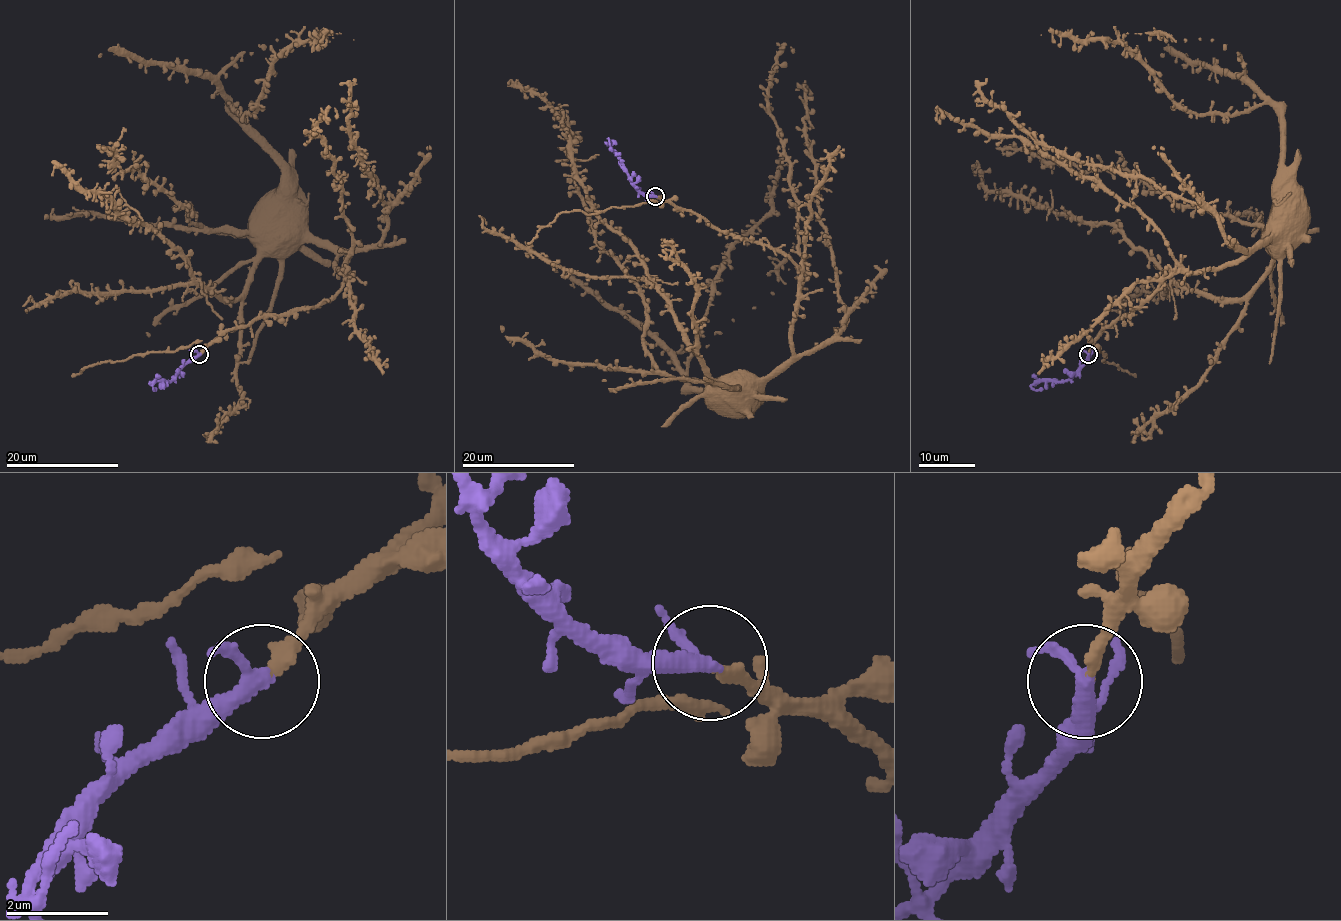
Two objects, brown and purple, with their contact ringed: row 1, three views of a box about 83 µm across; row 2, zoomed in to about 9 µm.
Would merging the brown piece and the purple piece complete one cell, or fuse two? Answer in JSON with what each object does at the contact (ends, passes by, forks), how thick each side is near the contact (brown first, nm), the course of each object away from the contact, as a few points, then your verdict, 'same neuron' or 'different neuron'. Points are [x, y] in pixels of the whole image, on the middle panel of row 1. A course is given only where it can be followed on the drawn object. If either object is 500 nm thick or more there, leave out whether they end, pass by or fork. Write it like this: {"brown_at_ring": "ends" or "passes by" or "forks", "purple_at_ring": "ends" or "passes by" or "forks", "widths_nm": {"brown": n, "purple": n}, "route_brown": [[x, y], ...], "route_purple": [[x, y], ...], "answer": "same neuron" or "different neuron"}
{"brown_at_ring": "ends", "purple_at_ring": "passes by", "widths_nm": {"brown": 260, "purple": 280}, "route_brown": [[656, 196], [798, 266], [792, 355], [764, 377], [709, 375], [645, 262], [590, 199], [562, 119], [507, 84]], "route_purple": [[656, 196], [646, 196], [629, 178], [621, 157], [608, 139], [612, 151]], "answer": "same neuron"}

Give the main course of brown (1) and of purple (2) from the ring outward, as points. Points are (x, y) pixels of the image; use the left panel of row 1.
1: (200, 354), (326, 302), (336, 253), (266, 254), (222, 298), (106, 195), (51, 175)
2: (200, 354), (173, 378), (156, 381), (152, 386), (156, 389)

